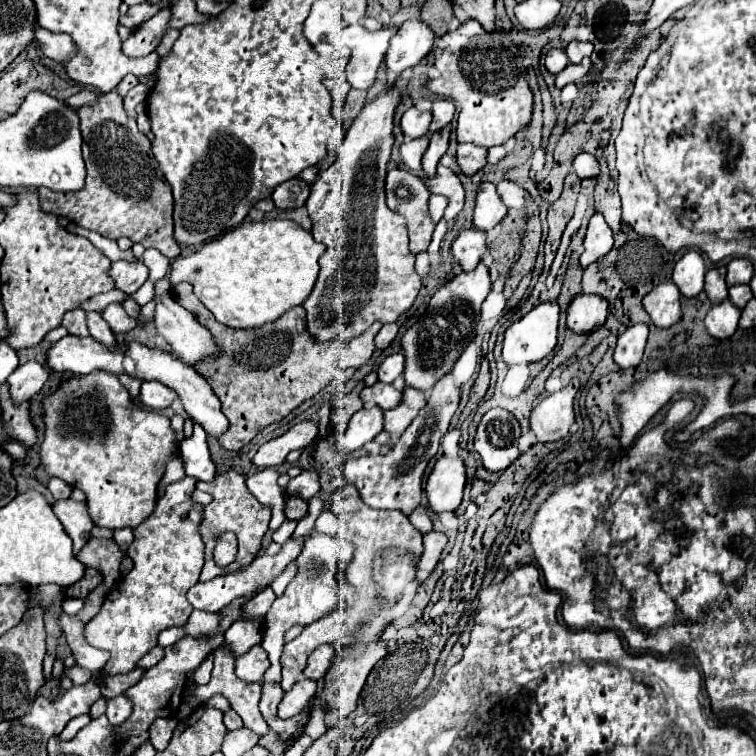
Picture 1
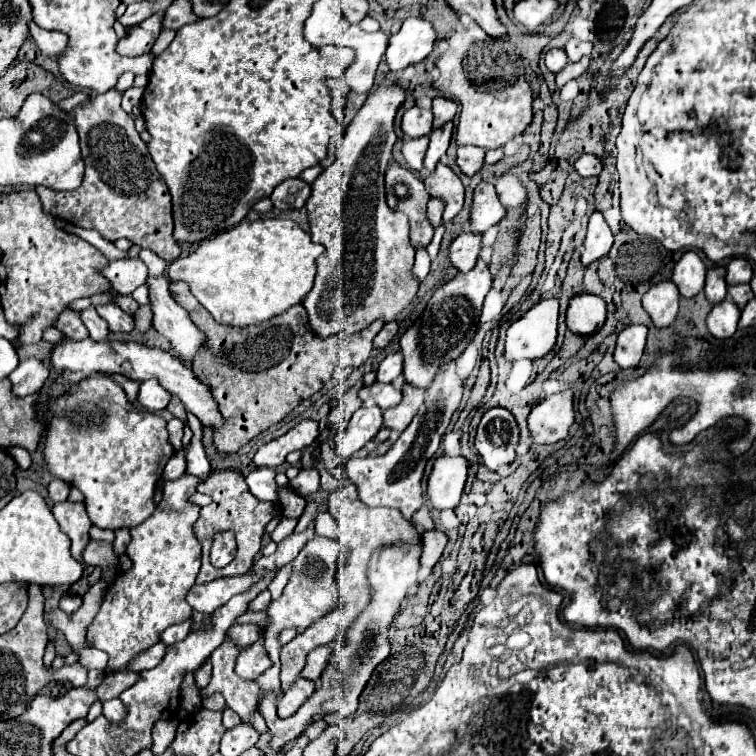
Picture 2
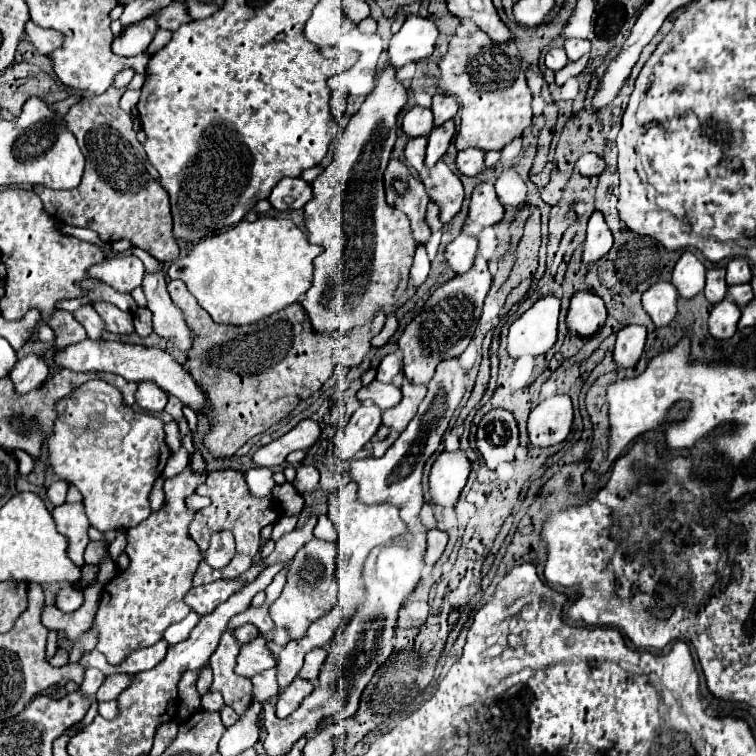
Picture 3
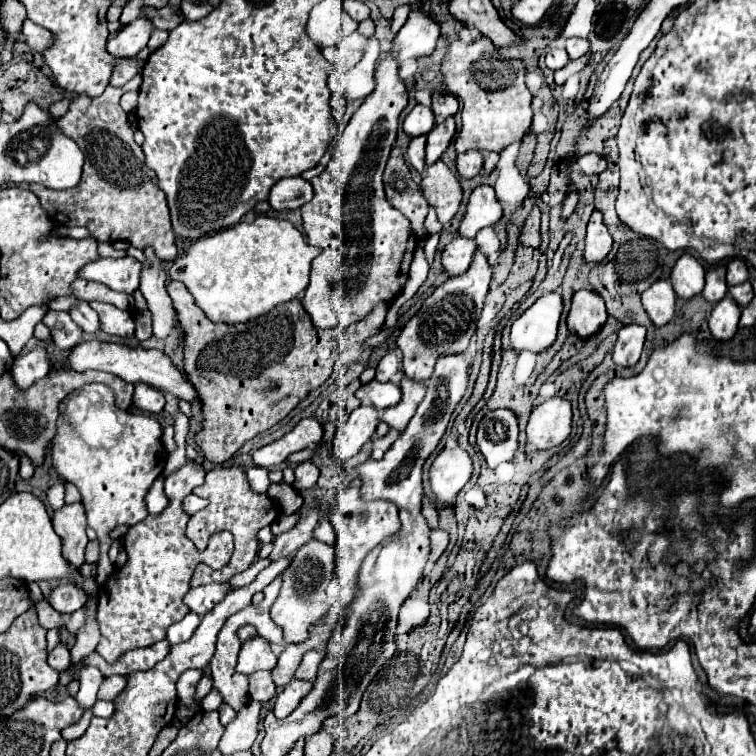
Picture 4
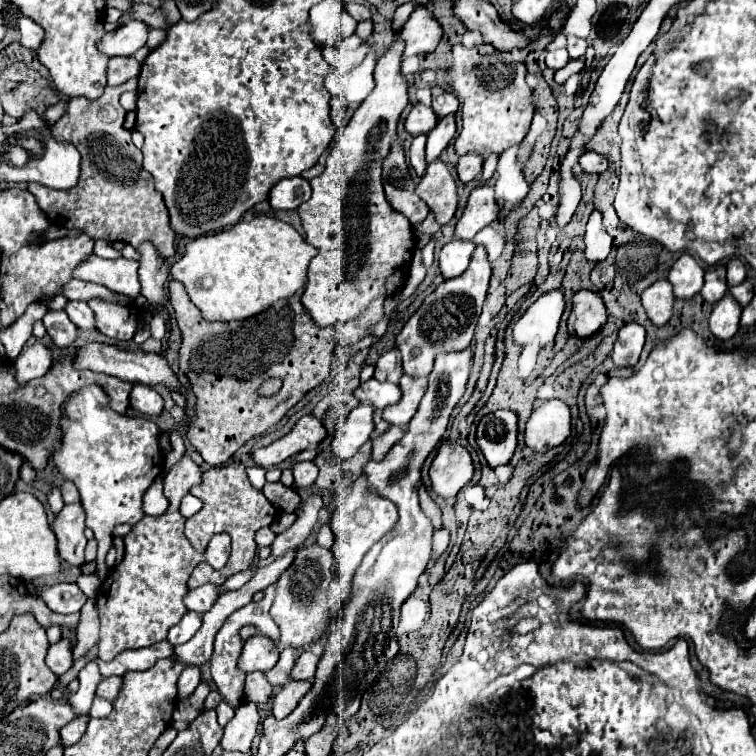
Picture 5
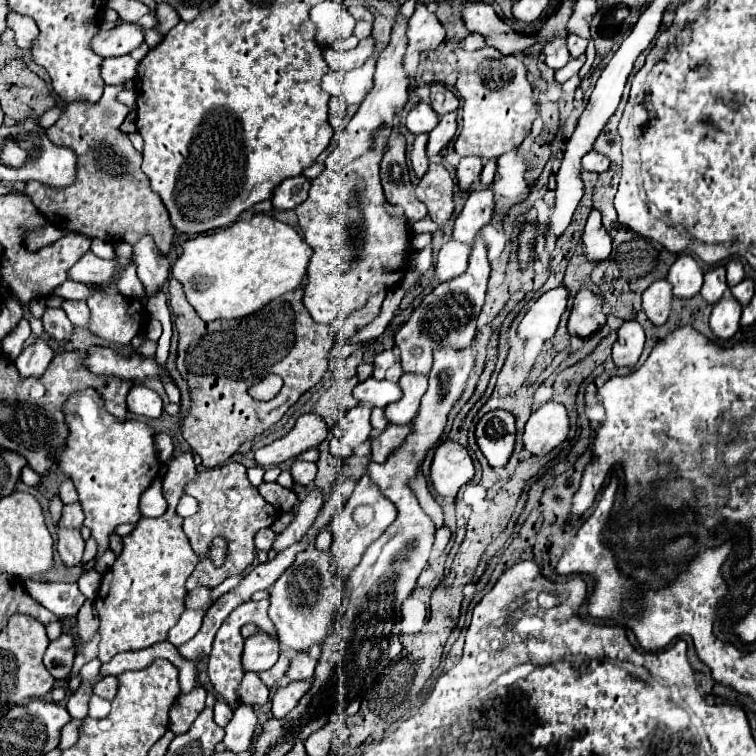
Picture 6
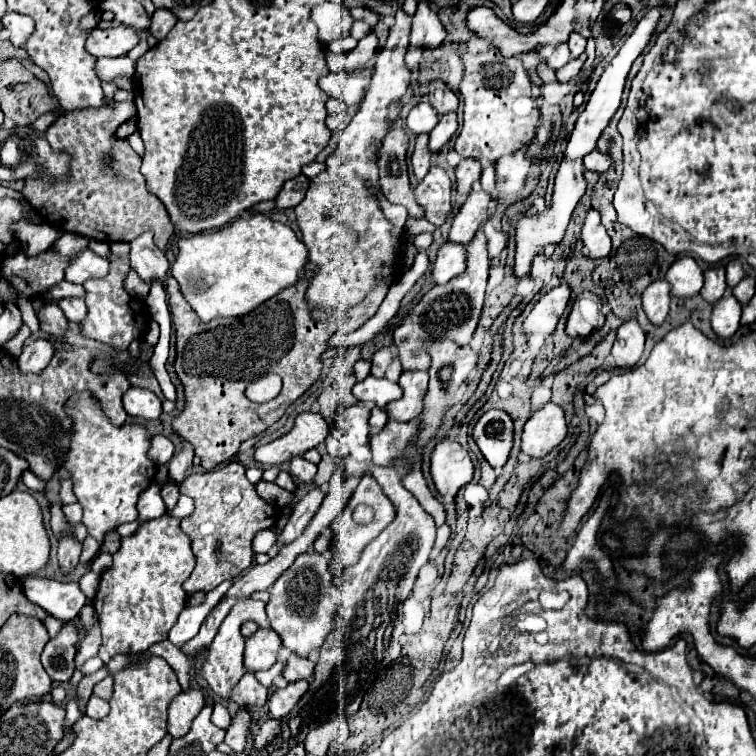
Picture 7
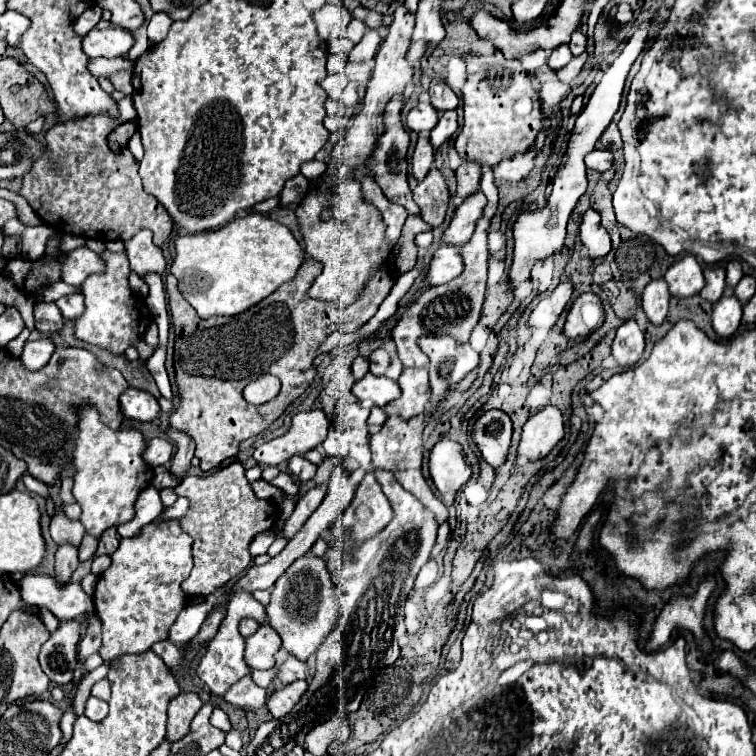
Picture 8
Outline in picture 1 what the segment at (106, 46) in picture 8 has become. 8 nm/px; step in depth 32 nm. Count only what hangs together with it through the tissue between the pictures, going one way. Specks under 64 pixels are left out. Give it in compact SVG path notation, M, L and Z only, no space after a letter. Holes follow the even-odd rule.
M162 8L156 16L152 16L150 20L146 20L142 26L138 26L132 36L122 42L122 50L128 56L148 56L150 52L154 52L158 48L158 44L162 42L162 36L168 30L168 22L170 22L170 8Z

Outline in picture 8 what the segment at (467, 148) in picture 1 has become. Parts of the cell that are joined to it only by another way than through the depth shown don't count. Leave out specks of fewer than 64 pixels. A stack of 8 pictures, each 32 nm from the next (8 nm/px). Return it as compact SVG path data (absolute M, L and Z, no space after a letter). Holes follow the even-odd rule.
M464 160L464 162L460 164L460 168L456 170L456 180L458 180L456 194L462 196L462 198L470 196L470 194L476 190L478 182L480 182L480 172L482 172L482 168L480 168L478 162L474 162L474 160Z

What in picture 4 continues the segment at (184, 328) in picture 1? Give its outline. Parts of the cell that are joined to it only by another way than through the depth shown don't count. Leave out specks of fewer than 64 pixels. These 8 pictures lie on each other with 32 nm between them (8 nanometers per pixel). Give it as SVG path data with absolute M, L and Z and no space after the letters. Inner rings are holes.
M146 248L144 254L152 262L152 266L142 268L140 290L148 302L148 310L152 312L154 336L166 338L166 330L182 330L182 324L178 324L178 312L174 312L172 300L166 292L166 264L154 256L152 248Z

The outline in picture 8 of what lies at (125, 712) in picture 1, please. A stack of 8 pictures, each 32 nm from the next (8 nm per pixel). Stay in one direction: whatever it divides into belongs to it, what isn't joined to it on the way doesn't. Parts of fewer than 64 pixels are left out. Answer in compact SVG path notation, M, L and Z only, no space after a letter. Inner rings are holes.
M94 696L88 698L84 716L88 716L88 718L94 720L94 722L100 722L100 720L106 716L106 712L108 712L108 702L104 702L104 700L100 700L100 698L94 698Z

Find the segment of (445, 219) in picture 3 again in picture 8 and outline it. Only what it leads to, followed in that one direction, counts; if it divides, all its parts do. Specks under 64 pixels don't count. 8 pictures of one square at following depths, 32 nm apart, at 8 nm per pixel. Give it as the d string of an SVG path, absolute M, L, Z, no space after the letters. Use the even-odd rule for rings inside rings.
M430 168L428 176L418 182L414 188L414 200L422 210L422 218L430 226L440 226L444 222L448 202L450 202L450 192L448 192L448 180L438 168Z

